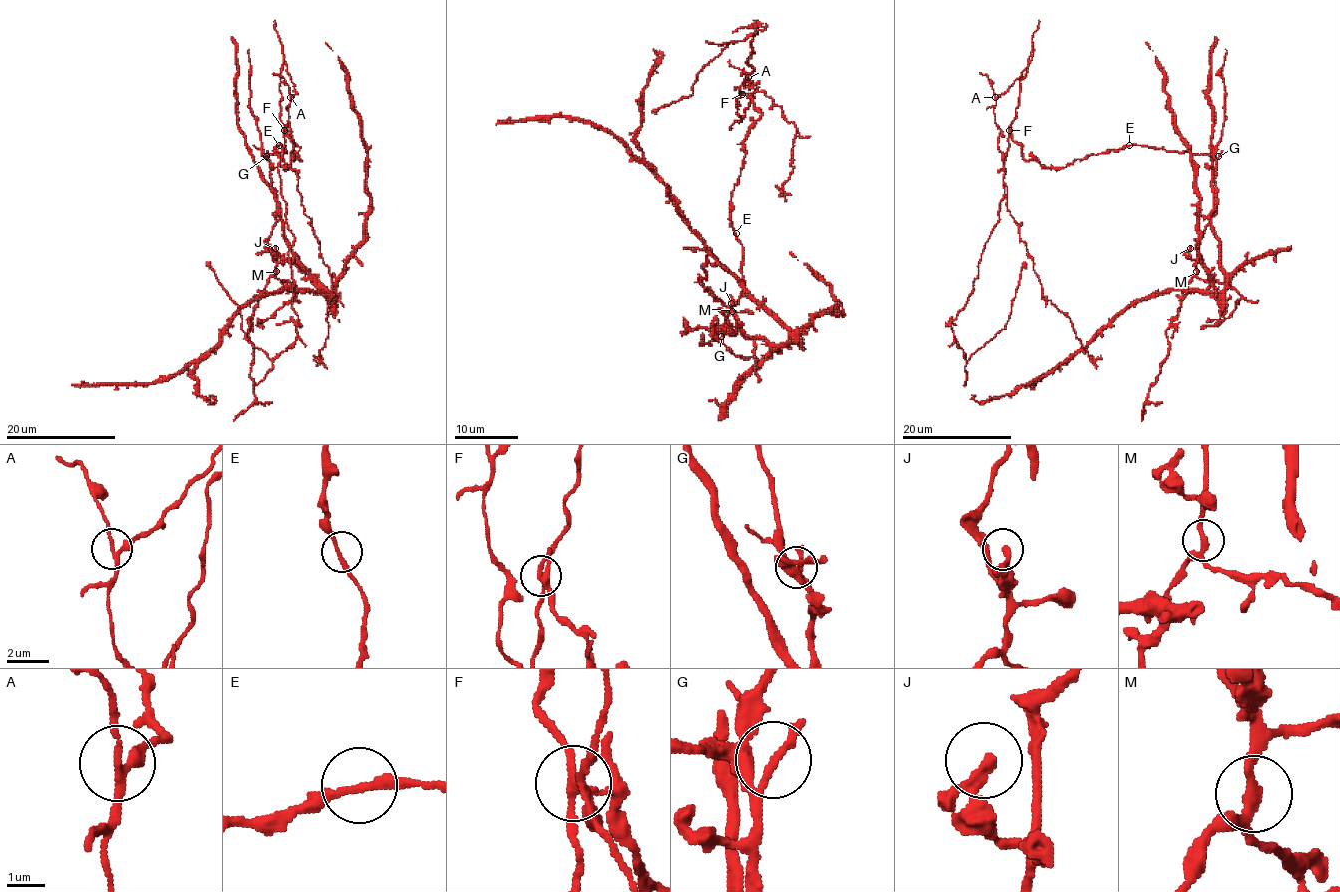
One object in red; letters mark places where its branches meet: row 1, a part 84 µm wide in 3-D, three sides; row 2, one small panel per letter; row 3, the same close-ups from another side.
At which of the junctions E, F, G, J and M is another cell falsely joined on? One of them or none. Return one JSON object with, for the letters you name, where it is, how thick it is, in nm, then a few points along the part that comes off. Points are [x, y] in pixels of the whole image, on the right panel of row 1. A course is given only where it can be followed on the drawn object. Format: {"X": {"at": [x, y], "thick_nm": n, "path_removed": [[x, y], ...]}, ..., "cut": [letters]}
{"F": {"at": [1009, 130], "thick_nm": 190, "path_removed": [[1008, 130], [1029, 64], [993, 109], [1007, 210], [1043, 296], [1070, 319], [1096, 369]]}, "cut": ["F"]}

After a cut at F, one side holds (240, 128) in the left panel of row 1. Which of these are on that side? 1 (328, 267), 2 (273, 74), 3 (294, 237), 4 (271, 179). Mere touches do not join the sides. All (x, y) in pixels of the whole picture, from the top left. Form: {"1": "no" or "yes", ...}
{"1": "no", "2": "no", "3": "no", "4": "yes"}

